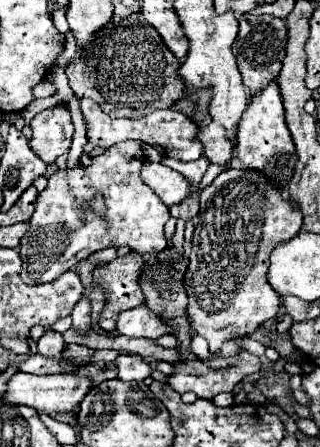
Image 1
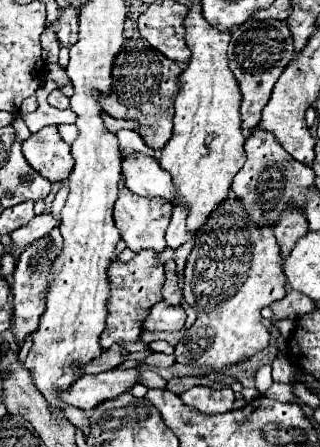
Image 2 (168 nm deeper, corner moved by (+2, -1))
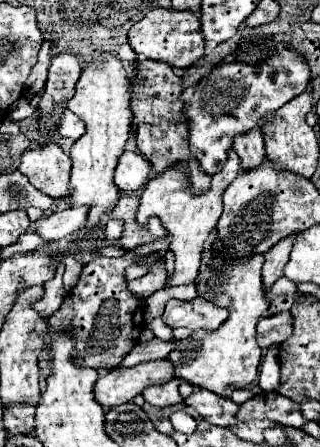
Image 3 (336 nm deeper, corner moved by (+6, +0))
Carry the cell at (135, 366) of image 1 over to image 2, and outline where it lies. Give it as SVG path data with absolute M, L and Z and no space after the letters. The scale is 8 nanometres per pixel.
M139 364L137 370L139 370L139 382L145 384L147 388L165 388L167 382L157 372L153 372L147 364Z

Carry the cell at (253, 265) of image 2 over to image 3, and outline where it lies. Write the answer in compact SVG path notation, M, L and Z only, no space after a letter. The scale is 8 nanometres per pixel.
M207 249L201 259L201 271L197 277L197 289L203 299L211 299L217 293L227 293L233 299L233 305L229 307L229 319L213 333L207 331L195 331L191 339L179 341L177 351L169 355L171 363L175 365L175 377L207 391L213 391L217 395L225 395L227 387L245 389L257 379L257 367L261 361L261 349L255 339L255 327L257 321L267 313L269 299L265 295L263 283L261 283L261 267L263 267L263 255L245 257L241 261L227 261L211 253Z

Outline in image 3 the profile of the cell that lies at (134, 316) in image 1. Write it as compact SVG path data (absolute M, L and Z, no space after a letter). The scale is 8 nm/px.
M171 299L165 307L163 319L169 327L187 327L191 331L205 329L205 331L215 331L219 329L229 317L227 309L221 309L205 299L195 299L191 303Z

